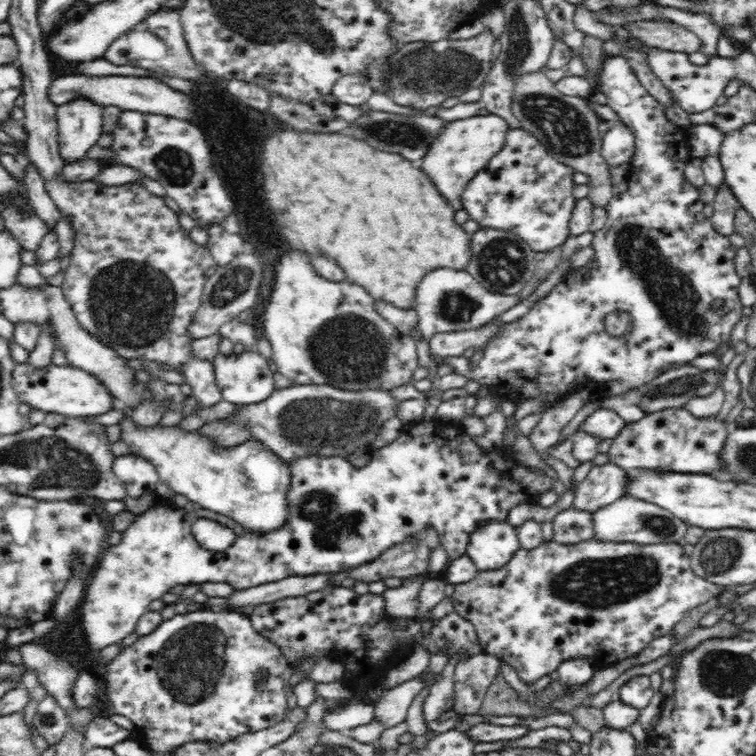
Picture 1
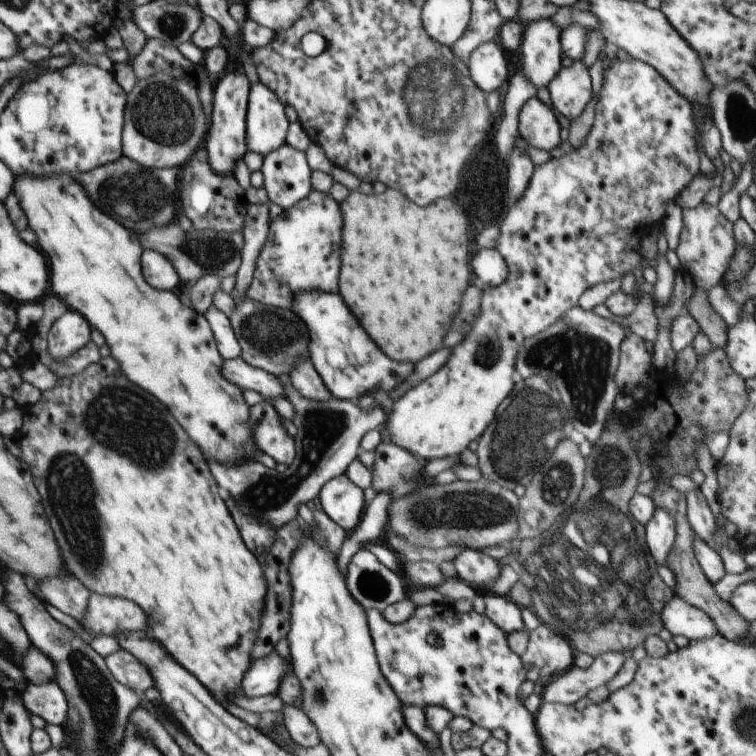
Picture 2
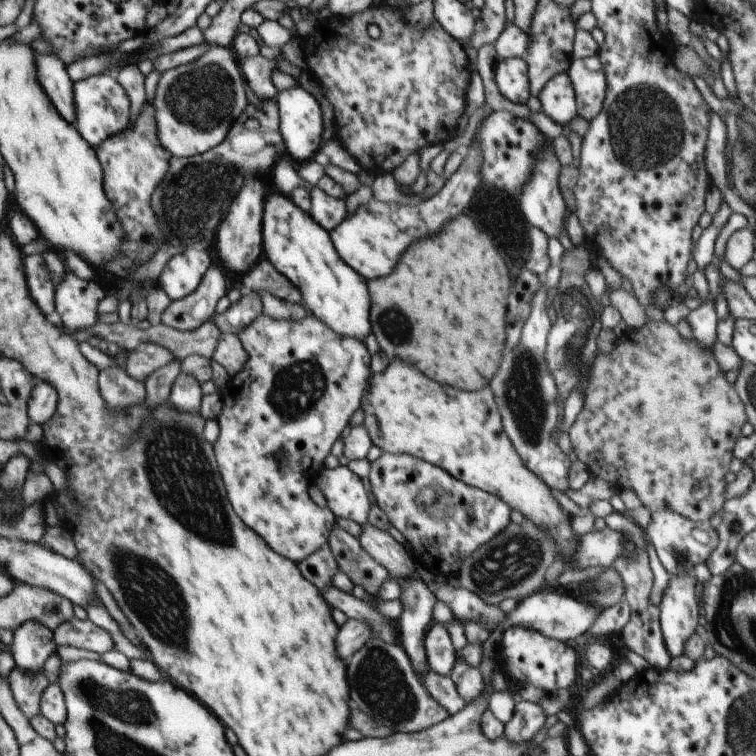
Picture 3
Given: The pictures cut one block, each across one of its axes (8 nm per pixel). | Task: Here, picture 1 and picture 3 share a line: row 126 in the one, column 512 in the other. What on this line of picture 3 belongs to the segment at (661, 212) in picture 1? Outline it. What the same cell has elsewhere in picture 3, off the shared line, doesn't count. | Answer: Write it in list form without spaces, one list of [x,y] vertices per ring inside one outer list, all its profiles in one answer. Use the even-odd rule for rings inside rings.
[[[511,627],[502,632],[503,639],[498,643],[504,662],[508,664],[508,677],[514,677],[517,683],[532,684],[546,694],[555,695],[558,691],[569,689],[576,680],[580,664],[574,647],[544,636],[540,631],[523,627]]]

